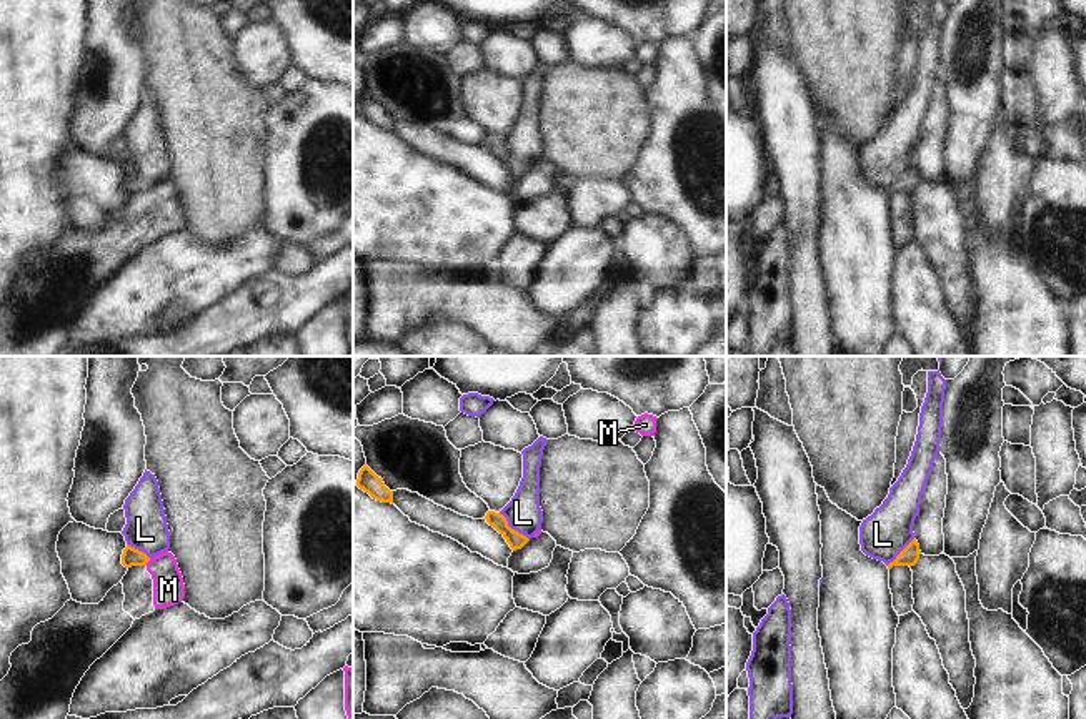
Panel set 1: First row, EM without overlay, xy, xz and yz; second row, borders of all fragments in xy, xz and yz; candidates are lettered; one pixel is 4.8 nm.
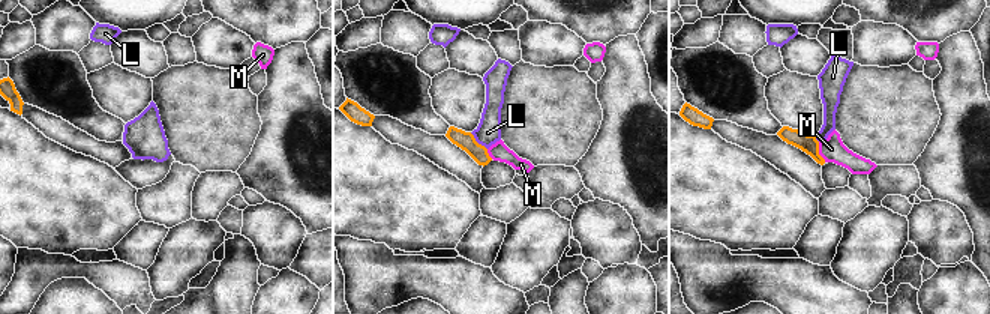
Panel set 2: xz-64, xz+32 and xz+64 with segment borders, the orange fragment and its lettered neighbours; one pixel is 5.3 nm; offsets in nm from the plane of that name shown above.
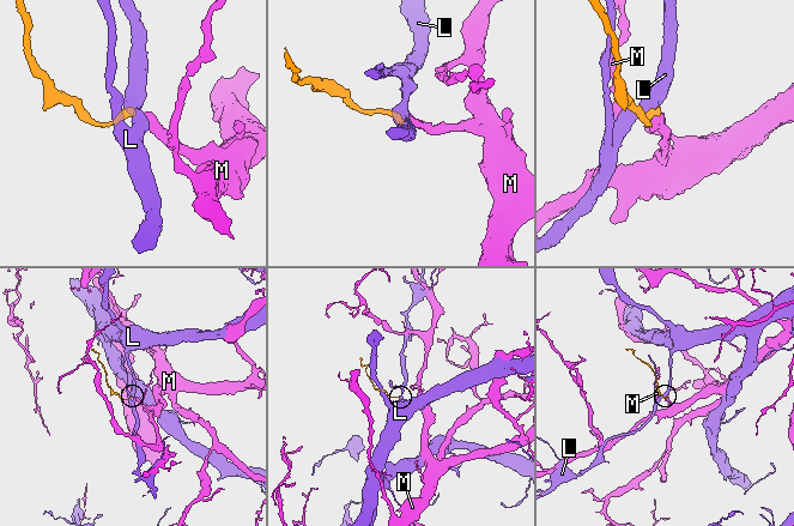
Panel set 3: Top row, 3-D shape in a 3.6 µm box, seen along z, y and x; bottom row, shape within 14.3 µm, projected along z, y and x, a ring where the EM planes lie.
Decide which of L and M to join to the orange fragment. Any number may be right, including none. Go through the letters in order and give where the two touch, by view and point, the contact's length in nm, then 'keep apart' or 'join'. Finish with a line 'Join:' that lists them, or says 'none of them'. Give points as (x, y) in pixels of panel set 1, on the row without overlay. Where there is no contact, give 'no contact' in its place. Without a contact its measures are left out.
L: meets orange in xz at (510, 155); contact 200 nm long; keep apart
M: meets orange in xy at (147, 188); contact 40 nm long; keep apart
Join: none of them

